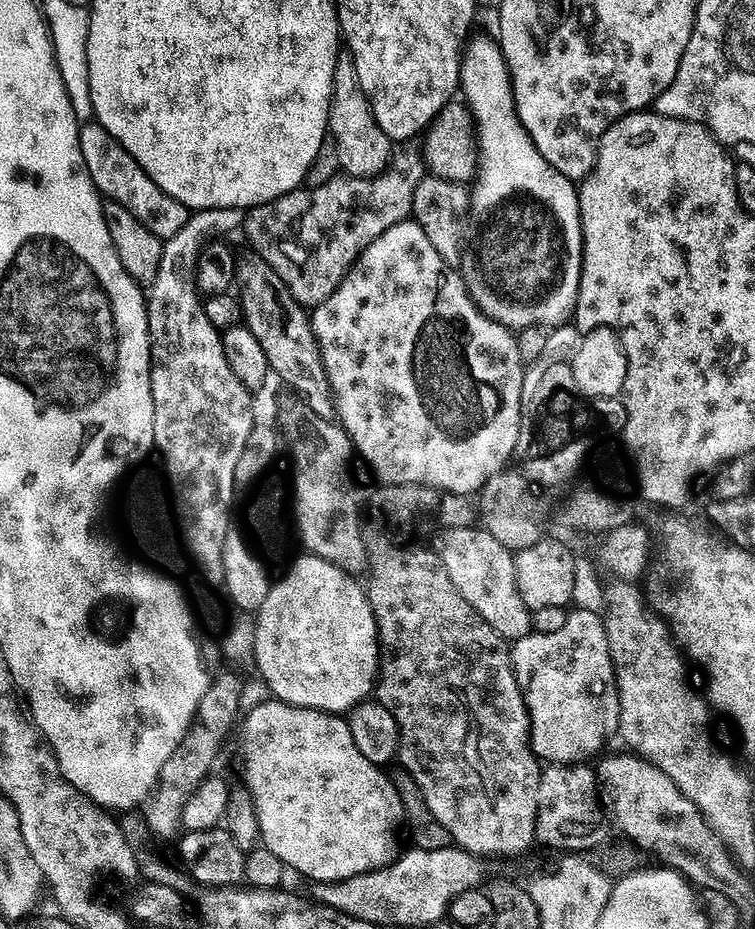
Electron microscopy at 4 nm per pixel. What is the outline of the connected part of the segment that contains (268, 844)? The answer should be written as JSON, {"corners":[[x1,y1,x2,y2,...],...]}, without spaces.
{"corners":[[267,698,261,704,256,704,243,717,240,728,240,756,244,759,244,783,243,787,252,796,253,808,257,812,258,826,263,847,270,850,270,854,276,854,282,858,285,869,297,872,305,876,308,882,348,880,363,872,373,872,375,868,385,868,392,863,398,855,396,848,396,831,401,831,404,811,400,801,401,789,392,785,392,780,387,776,385,769,379,764,370,762,370,758,362,755,362,750,354,746,354,734,350,734,350,726,343,715,335,712,319,712,313,708,299,708,293,704,287,704,275,698]]}

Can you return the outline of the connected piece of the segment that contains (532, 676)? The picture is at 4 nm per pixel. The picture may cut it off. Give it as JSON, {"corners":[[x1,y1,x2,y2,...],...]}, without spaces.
{"corners":[[573,607,566,622,554,634,529,632,511,645,512,669,528,707,528,727,532,753,548,764,583,761,620,730,620,699,616,689,616,671,612,665,604,617,599,611]]}

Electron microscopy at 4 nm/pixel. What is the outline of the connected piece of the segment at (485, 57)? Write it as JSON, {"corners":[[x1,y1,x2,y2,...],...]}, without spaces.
{"corners":[[488,36,471,37,460,65,460,88,462,96,464,92,466,107,476,122,480,150,478,171,470,188,470,212,480,223,480,245,472,260,463,261,464,283,478,307,507,328,519,330,531,324,559,325,576,311,582,274,584,243,577,185,558,174,558,170,538,154,530,134,522,126,512,97,512,79,508,76,500,45,493,37,492,40]]}

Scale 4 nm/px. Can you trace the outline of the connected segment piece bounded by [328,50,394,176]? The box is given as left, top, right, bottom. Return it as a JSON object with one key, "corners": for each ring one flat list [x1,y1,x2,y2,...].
{"corners":[[346,50,340,51,334,66,334,82,328,111,328,136,336,143,338,162,347,175,376,176,384,171,391,161,394,142,389,136,382,134,382,126,378,126,378,118,374,118,374,110,362,90,362,82,358,82,354,58]]}

